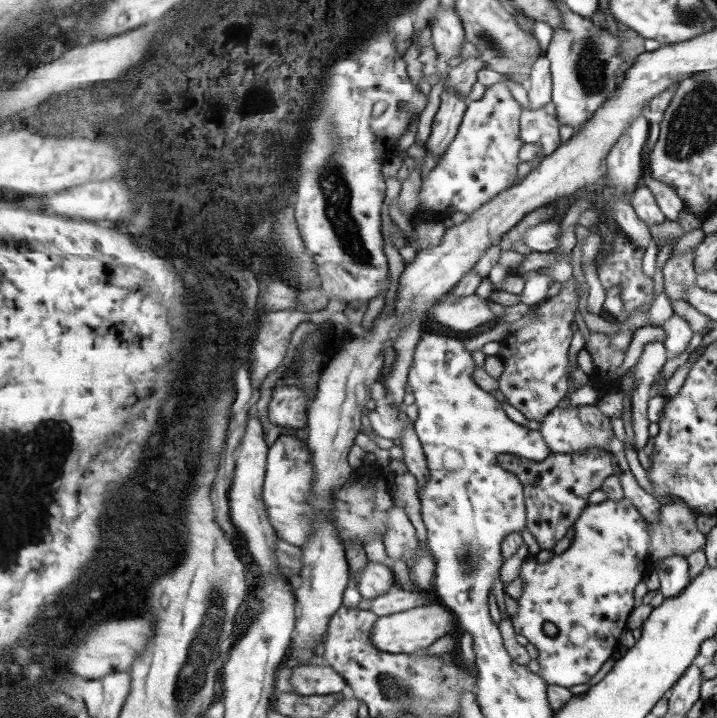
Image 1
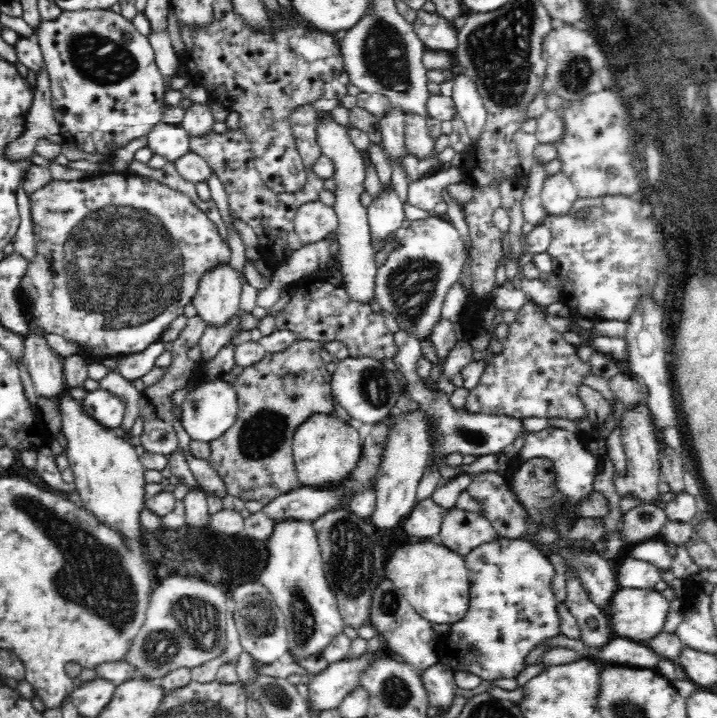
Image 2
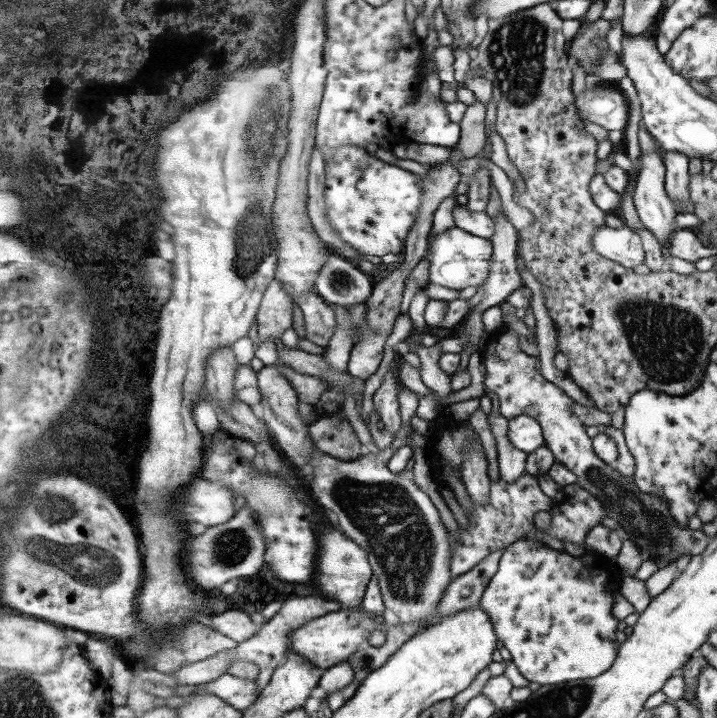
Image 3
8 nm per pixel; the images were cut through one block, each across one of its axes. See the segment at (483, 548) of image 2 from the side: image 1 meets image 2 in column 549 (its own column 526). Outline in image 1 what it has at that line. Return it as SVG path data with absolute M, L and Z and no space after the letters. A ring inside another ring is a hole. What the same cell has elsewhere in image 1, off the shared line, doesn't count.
M627 498L620 501L607 499L597 505L590 504L574 527L576 536L572 548L562 555L556 554L545 564L539 564L537 556L524 563L521 578L526 585L519 598L520 611L516 613L513 622L518 635L523 635L539 649L541 675L548 684L568 688L586 684L602 670L602 664L612 656L622 630L628 629L626 620L634 608L634 588L640 579L644 580L650 573L650 536L645 522L645 518ZM546 622L557 625L559 632L555 637L546 634Z

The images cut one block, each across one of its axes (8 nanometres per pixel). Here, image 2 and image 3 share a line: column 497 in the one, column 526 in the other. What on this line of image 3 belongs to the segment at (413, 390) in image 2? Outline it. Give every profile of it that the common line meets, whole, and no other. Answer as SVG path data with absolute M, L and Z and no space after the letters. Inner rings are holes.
M520 415L510 421L508 436L516 448L528 454L536 452L538 448L547 444L545 430L537 418Z

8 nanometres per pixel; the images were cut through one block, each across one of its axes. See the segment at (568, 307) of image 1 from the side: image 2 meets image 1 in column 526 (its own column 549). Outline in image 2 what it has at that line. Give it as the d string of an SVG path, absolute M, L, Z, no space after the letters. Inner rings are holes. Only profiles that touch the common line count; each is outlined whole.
M528 302L517 313L514 322L508 324L508 336L501 340L502 351L492 353L492 358L485 364L480 380L469 390L465 407L472 412L509 416L524 419L530 416L546 418L559 416L577 420L585 415L584 405L576 395L576 386L582 384L583 376L588 373L588 365L576 355L576 349L564 340L562 334L550 328L546 322L544 309Z

